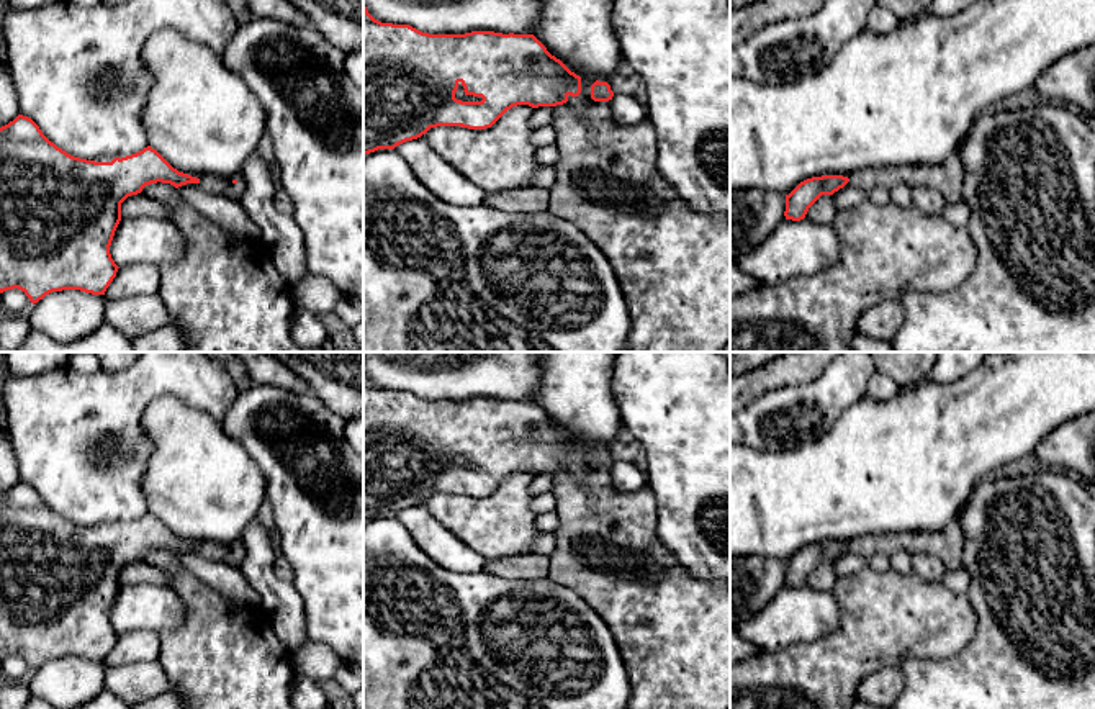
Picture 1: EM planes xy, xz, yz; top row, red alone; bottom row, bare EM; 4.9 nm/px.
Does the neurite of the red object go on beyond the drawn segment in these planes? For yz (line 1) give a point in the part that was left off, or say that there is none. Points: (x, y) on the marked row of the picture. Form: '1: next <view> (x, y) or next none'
1: next none

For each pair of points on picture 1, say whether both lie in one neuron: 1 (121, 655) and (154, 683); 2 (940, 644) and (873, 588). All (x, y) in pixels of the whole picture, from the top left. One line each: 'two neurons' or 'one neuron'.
1: two neurons
2: one neuron

